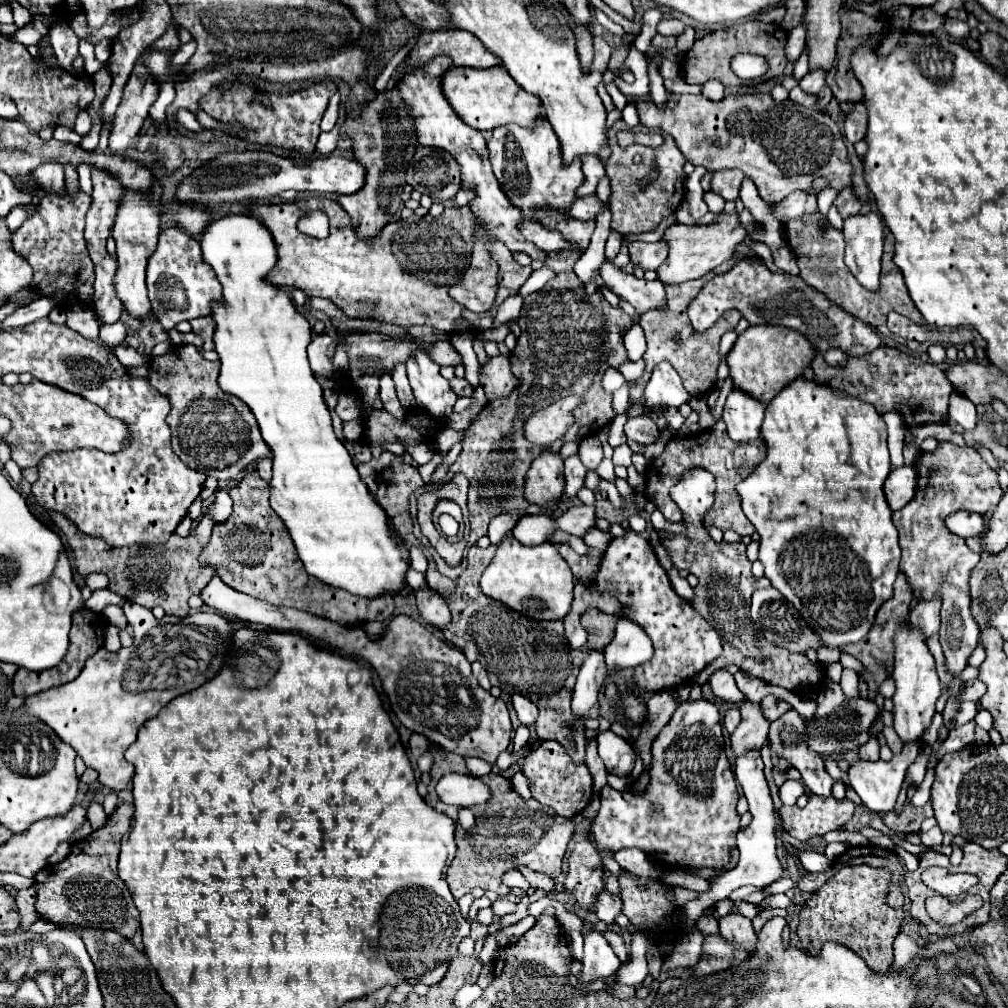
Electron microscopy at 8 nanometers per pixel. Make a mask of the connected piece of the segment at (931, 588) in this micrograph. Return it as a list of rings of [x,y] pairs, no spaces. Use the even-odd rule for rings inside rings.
[[[939,443],[937,451],[933,453],[923,453],[917,461],[917,471],[919,471],[919,481],[917,481],[917,495],[915,499],[905,505],[901,511],[893,513],[893,525],[899,529],[899,543],[901,543],[901,569],[907,573],[909,583],[913,587],[913,591],[921,593],[921,599],[931,599],[935,591],[941,591],[943,595],[943,607],[941,607],[941,647],[943,647],[943,655],[945,655],[945,665],[947,671],[955,677],[953,681],[947,683],[947,691],[949,691],[949,699],[945,703],[943,709],[943,723],[947,729],[957,729],[969,721],[975,719],[977,715],[977,703],[973,701],[963,701],[959,695],[965,689],[965,681],[959,679],[961,671],[967,667],[967,659],[971,657],[973,649],[979,643],[979,627],[975,625],[971,611],[969,611],[969,571],[979,563],[979,553],[973,553],[965,541],[957,535],[949,535],[949,531],[945,531],[945,515],[953,513],[953,511],[973,511],[973,513],[991,513],[993,507],[997,507],[997,503],[1001,501],[1003,489],[997,481],[997,473],[981,459],[981,455],[973,449],[973,447],[957,447],[953,443]]]

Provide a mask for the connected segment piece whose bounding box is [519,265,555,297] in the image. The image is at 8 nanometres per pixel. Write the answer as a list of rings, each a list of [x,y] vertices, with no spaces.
[[[541,265],[539,269],[532,271],[529,279],[525,281],[525,285],[519,289],[519,293],[521,293],[523,297],[527,297],[527,295],[531,295],[531,293],[535,293],[535,291],[541,291],[541,289],[545,287],[545,283],[547,283],[549,279],[553,279],[553,277],[555,277],[553,269],[551,269],[549,265]]]

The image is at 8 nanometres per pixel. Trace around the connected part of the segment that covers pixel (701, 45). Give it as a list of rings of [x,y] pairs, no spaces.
[[[747,21],[747,23],[741,23],[741,25],[733,25],[731,29],[711,31],[707,35],[703,35],[701,39],[697,39],[695,45],[685,53],[683,63],[681,63],[683,79],[685,79],[685,83],[695,83],[695,85],[703,85],[709,79],[717,79],[725,87],[743,85],[743,81],[739,77],[735,77],[735,73],[729,67],[731,59],[739,53],[759,53],[759,55],[763,55],[769,61],[769,67],[771,67],[769,79],[781,77],[783,69],[787,65],[785,39],[787,39],[787,31],[781,25],[761,23],[761,21]]]

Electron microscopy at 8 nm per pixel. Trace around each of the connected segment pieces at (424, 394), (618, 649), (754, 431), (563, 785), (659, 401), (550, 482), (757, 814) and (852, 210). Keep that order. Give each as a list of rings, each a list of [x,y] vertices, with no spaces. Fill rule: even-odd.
[[[417,351],[407,361],[407,375],[417,399],[417,407],[433,419],[449,419],[457,395],[449,387],[449,381],[441,377],[439,365],[435,365],[423,351]]]
[[[619,617],[613,641],[605,647],[605,661],[609,675],[613,667],[637,667],[653,657],[653,643],[649,635],[631,619]]]
[[[733,389],[727,397],[723,421],[727,423],[727,433],[733,441],[753,441],[761,435],[765,403],[745,395],[741,389]]]
[[[543,741],[539,747],[535,747],[523,763],[523,773],[531,783],[533,797],[543,805],[553,807],[553,811],[557,811],[561,817],[571,819],[573,815],[581,813],[593,799],[593,779],[589,779],[589,769],[585,765],[573,763],[563,745],[557,741]]]
[[[661,361],[653,369],[643,397],[645,405],[653,409],[679,407],[681,403],[687,403],[691,399],[691,395],[683,389],[681,377],[667,361]]]
[[[545,451],[525,475],[525,499],[541,509],[557,509],[563,501],[563,459],[559,453]]]
[[[747,751],[743,755],[737,755],[735,759],[735,777],[749,801],[749,811],[753,815],[753,821],[749,827],[741,829],[737,833],[737,847],[741,851],[739,863],[733,871],[727,871],[725,875],[719,875],[717,879],[713,879],[709,883],[709,891],[699,893],[697,899],[689,901],[687,905],[681,907],[681,923],[683,925],[695,925],[695,921],[703,915],[705,909],[711,909],[717,901],[727,899],[731,895],[731,891],[735,891],[737,887],[743,885],[755,885],[755,887],[767,887],[773,881],[777,881],[783,873],[781,863],[775,855],[775,811],[773,811],[773,799],[771,799],[771,791],[767,785],[767,779],[763,775],[763,759],[759,751]]]
[[[853,189],[841,191],[841,193],[837,195],[837,199],[835,199],[833,205],[837,207],[837,211],[841,213],[843,219],[847,219],[847,217],[851,217],[851,215],[857,215],[859,209],[861,209],[861,201],[859,201],[859,197],[853,193]]]

